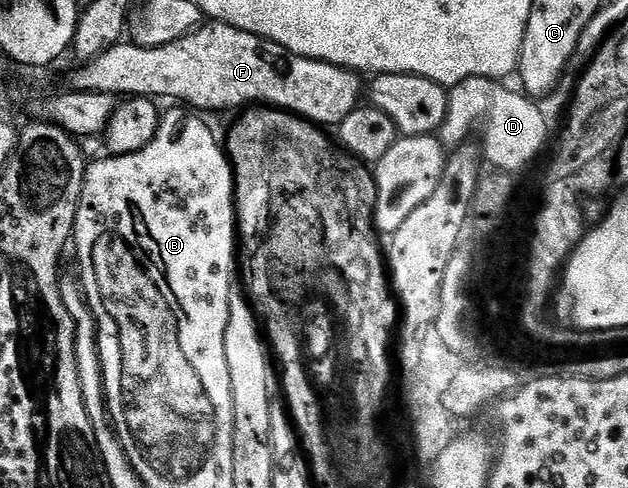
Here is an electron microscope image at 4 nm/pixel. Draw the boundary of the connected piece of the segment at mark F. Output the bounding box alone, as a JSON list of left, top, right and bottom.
[70,22,361,126]

